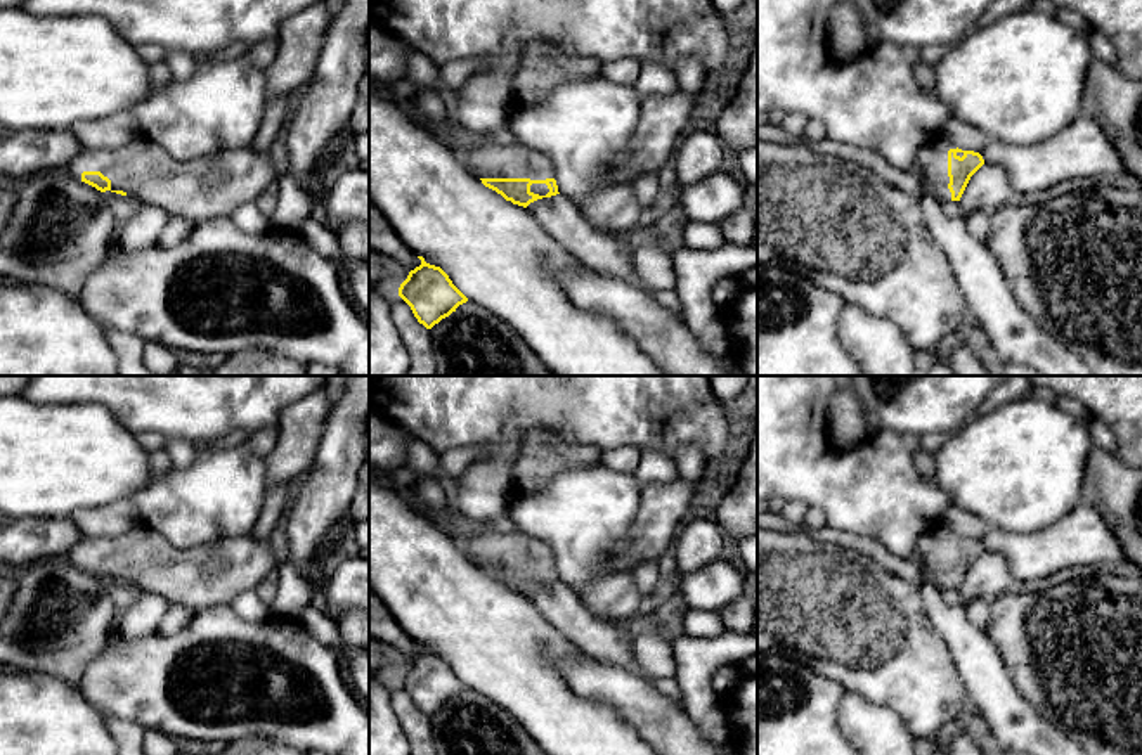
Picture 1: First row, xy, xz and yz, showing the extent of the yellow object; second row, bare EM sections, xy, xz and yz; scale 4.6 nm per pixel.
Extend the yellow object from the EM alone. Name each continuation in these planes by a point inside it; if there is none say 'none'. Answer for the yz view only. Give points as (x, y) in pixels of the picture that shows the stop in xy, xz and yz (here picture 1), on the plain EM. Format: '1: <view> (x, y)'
1: yz (933, 546)

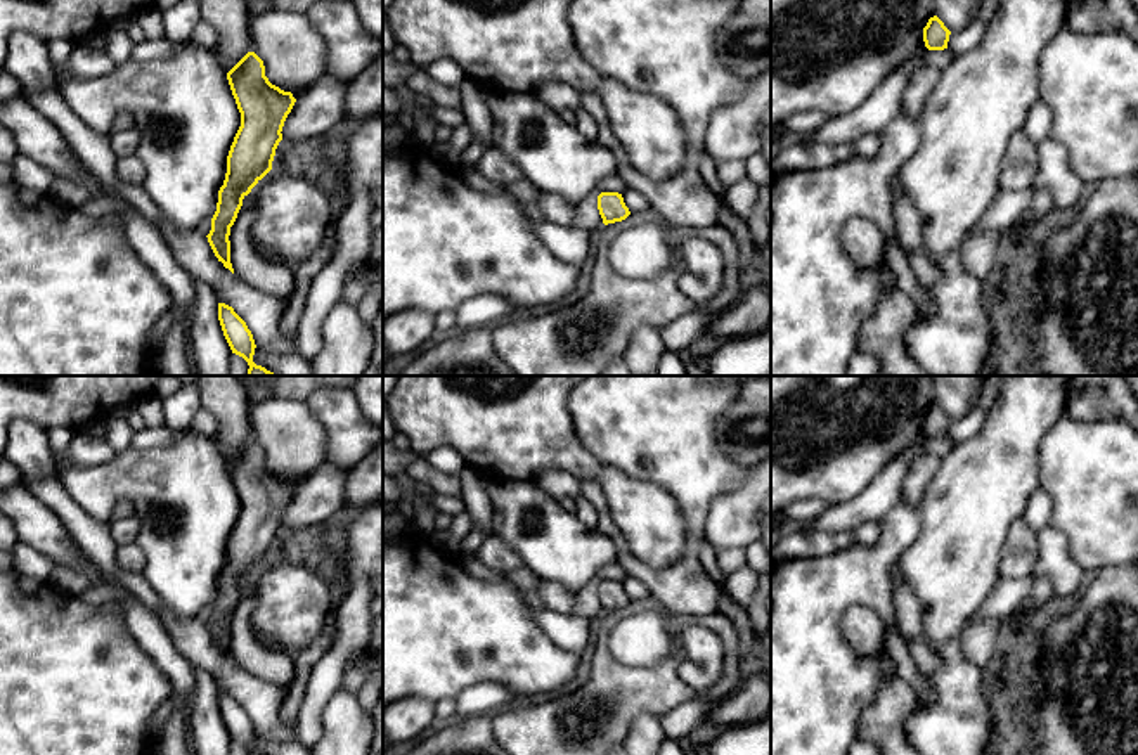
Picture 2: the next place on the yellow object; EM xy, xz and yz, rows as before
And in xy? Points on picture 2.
none

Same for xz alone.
none

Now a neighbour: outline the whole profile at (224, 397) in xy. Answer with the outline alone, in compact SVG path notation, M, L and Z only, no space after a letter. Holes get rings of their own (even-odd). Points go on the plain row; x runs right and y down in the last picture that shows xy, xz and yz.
M199 376L201 409L218 423L217 443L229 461L248 440L251 400L239 376Z

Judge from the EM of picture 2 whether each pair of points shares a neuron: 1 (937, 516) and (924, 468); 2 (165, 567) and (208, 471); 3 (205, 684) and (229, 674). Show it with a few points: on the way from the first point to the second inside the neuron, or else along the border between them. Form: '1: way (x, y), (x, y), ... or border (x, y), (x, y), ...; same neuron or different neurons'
1: border (941, 458), (941, 464), (917, 506); different neurons
2: way (184, 542), (191, 515), (191, 496); same neuron
3: border (194, 665), (201, 667), (219, 690); different neurons

